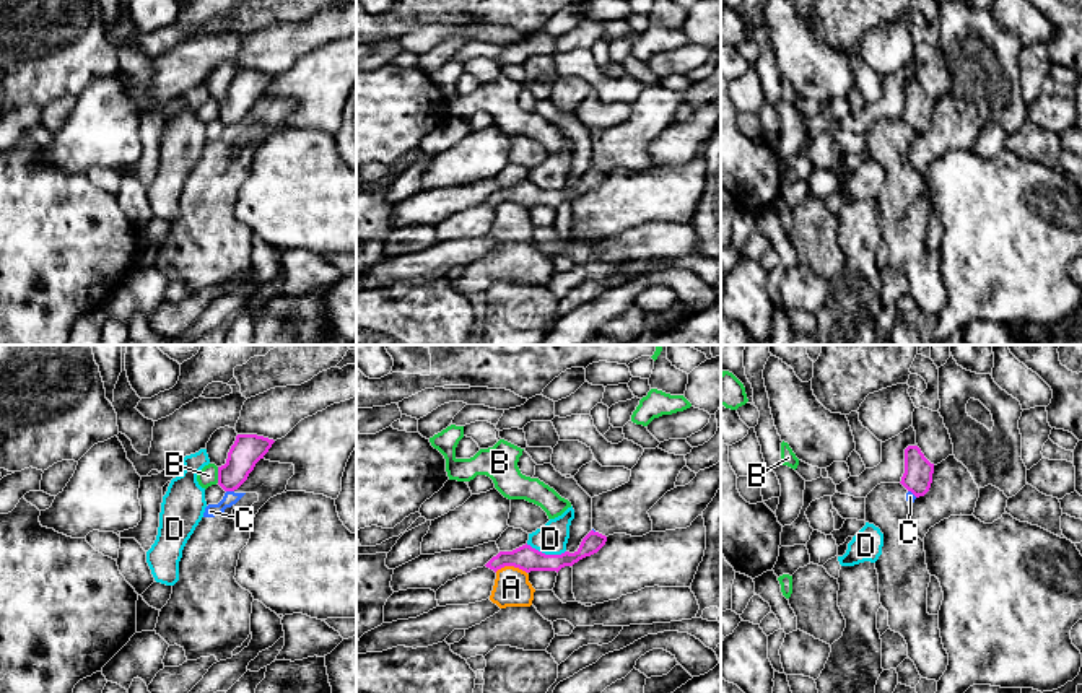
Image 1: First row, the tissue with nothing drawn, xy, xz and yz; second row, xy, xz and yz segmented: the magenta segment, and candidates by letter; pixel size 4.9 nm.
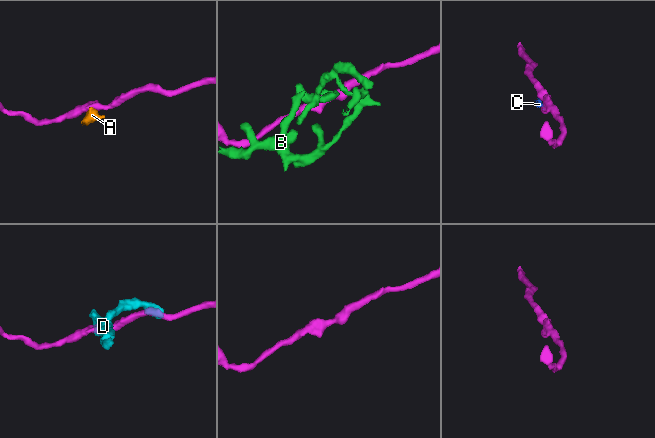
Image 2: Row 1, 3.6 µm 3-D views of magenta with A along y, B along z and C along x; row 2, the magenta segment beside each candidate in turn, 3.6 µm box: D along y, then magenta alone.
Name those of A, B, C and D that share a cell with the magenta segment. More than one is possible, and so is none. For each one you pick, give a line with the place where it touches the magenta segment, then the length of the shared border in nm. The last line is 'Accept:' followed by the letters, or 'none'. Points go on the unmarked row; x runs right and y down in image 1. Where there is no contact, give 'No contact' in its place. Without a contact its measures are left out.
Accept: none

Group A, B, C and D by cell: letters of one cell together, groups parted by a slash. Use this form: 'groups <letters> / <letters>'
groups A B / C / D

